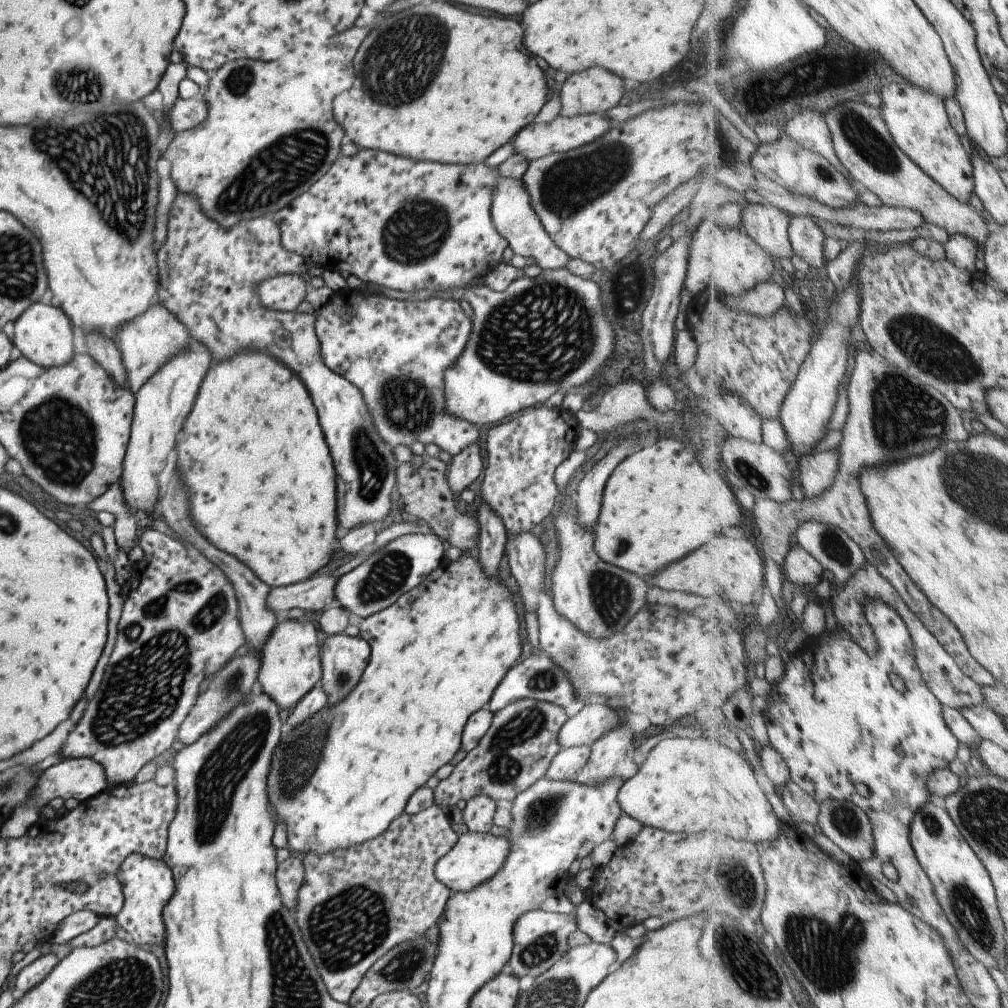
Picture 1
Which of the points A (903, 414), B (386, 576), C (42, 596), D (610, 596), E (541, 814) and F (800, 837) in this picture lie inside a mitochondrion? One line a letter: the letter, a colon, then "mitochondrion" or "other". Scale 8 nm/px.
A: mitochondrion
B: mitochondrion
C: other
D: mitochondrion
E: mitochondrion
F: other

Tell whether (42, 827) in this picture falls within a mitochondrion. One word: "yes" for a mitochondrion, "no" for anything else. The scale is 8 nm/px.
no

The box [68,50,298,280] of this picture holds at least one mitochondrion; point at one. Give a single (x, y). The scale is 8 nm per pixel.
(239, 81)

